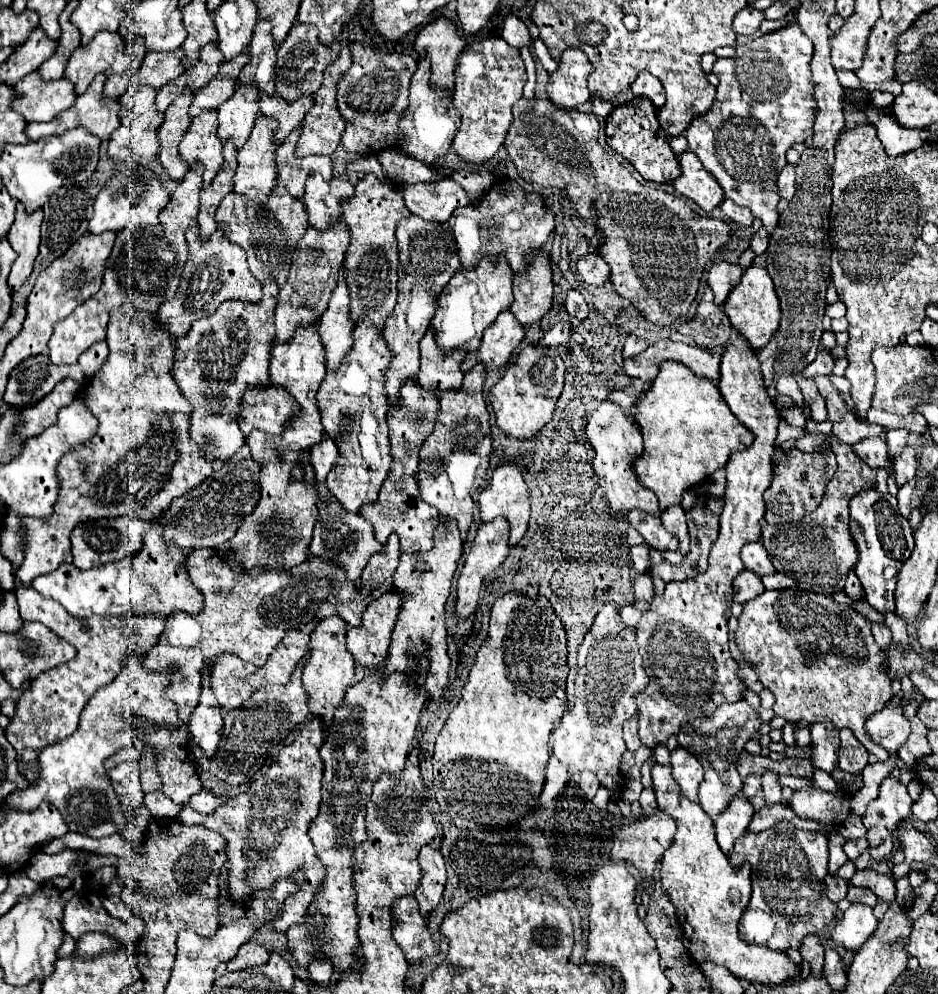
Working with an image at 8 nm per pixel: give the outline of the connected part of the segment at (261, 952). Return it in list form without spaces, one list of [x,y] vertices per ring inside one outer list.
[[[245,944],[239,948],[239,952],[233,960],[217,966],[215,974],[220,977],[227,973],[243,970],[243,968],[249,968],[249,966],[261,966],[265,962],[267,962],[267,950],[263,946]]]

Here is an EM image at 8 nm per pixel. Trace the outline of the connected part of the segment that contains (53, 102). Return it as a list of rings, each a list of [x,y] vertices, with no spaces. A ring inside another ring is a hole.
[[[37,72],[27,74],[15,84],[13,110],[23,116],[25,122],[47,122],[59,112],[67,110],[75,102],[73,84],[67,80],[45,82]]]

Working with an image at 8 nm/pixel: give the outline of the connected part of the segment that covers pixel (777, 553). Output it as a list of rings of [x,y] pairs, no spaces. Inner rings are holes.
[[[831,440],[831,450],[837,458],[837,472],[825,488],[823,502],[815,512],[807,514],[801,522],[793,524],[765,524],[761,530],[761,542],[779,574],[785,574],[797,582],[801,590],[811,590],[823,596],[841,592],[849,568],[857,562],[857,548],[849,534],[849,498],[861,490],[869,490],[875,484],[875,470],[859,460],[849,444]]]

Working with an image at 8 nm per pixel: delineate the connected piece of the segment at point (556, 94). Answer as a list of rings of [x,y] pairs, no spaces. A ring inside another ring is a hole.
[[[565,50],[561,54],[559,70],[551,74],[547,84],[547,96],[553,106],[573,110],[585,104],[591,98],[587,88],[591,70],[593,66],[581,50]]]

